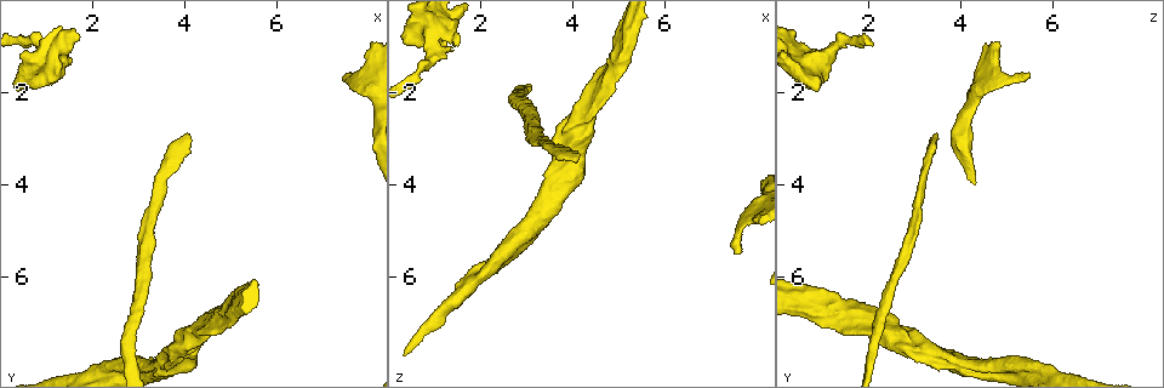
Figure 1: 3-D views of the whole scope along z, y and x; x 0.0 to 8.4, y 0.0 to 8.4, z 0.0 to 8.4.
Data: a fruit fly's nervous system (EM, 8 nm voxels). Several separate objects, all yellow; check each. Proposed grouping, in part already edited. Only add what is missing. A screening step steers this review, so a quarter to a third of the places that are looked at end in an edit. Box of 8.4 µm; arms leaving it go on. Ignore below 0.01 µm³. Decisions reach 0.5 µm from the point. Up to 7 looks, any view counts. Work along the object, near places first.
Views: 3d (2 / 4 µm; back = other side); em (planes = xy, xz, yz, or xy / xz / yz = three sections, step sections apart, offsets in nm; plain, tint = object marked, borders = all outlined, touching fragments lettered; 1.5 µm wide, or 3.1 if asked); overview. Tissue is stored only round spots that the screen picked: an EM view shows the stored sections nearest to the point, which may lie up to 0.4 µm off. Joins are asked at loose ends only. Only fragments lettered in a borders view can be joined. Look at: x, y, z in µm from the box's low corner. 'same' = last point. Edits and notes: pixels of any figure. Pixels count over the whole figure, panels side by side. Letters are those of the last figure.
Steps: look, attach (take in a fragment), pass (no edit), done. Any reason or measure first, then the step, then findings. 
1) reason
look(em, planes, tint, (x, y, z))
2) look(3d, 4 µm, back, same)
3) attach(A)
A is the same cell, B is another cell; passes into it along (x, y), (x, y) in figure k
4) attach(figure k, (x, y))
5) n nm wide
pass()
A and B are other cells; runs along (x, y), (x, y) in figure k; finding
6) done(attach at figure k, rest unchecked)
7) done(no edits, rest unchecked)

look(3d, 4 µm, (7.55, 1.65, 5.50))

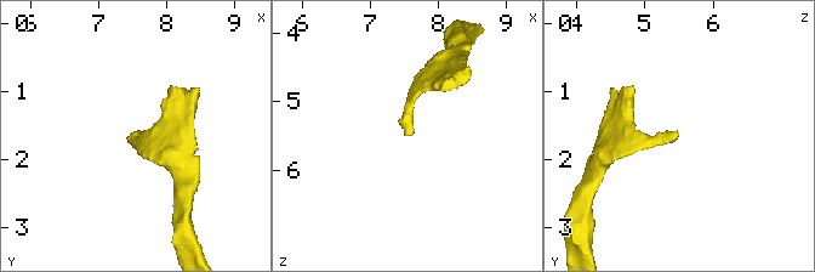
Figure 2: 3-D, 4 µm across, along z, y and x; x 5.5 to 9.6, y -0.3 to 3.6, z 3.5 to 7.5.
shape alone is not enough
look(em, xz, step 4, borders, (7.65, 1.60, 5.45))

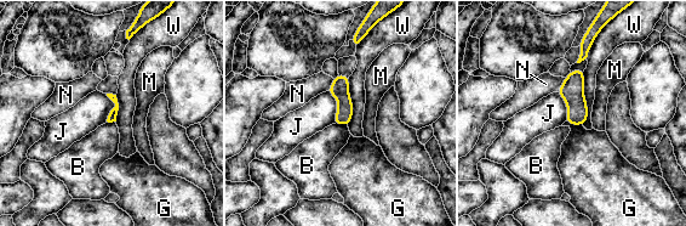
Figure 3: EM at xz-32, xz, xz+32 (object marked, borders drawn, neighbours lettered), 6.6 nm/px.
cut it another way
look(em, planes, borders, same)

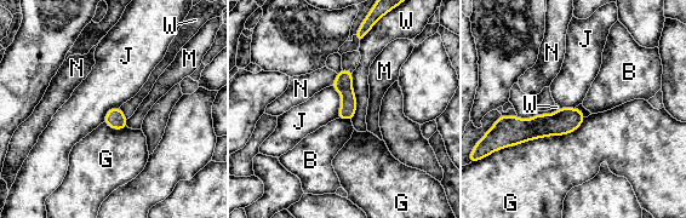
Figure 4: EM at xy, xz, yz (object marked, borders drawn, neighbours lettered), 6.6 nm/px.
pass()
B, G, J, M, N and W are other cells; runs along (581, 116), (548, 125), (506, 124) in figure 4; none of them fits

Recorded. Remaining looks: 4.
stops while still wide
look(em, yz, step 4, tint, (4.70, 6.75, 2.20))

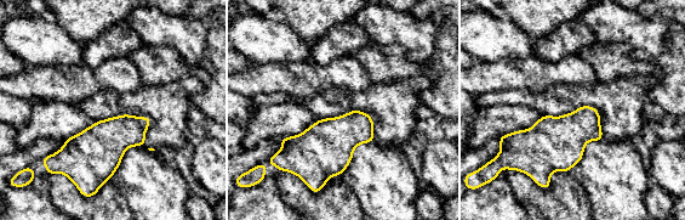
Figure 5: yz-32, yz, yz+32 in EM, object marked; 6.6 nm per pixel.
see the neighbours
look(em, yz, step 4, borders, same)

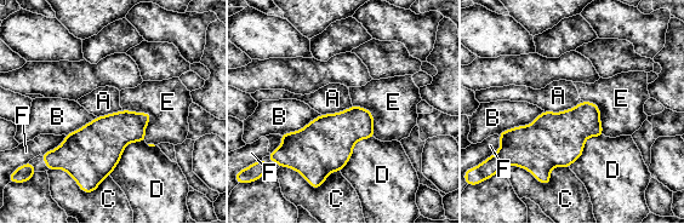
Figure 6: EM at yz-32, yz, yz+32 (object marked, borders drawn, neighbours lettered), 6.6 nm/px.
pass()
A, B, C, D, E and F are other cells; border along (123, 109), (150, 115), (146, 141) in figure 6; no lettered fragment goes on from it

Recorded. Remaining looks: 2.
done(no edits, rest unchecked)

